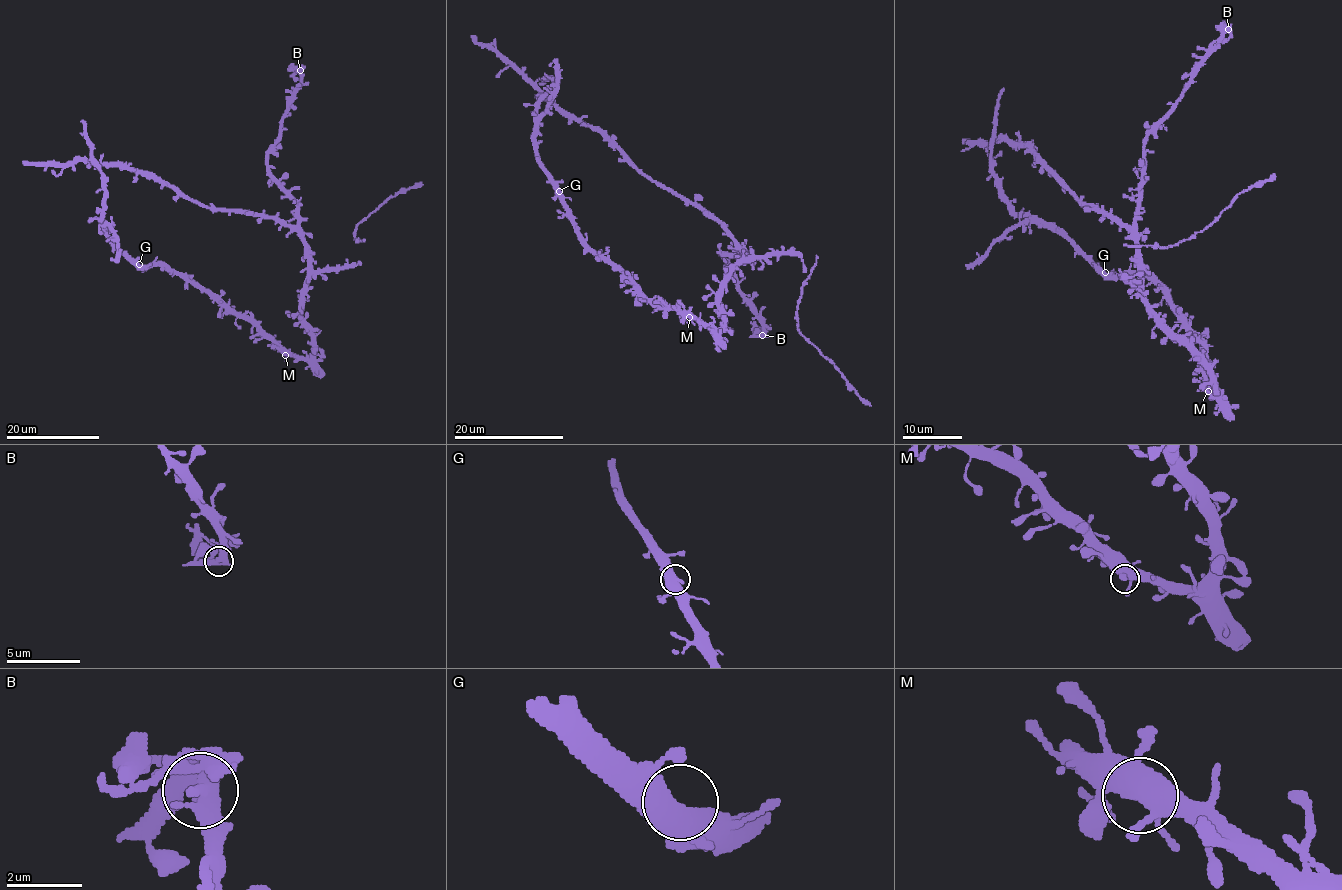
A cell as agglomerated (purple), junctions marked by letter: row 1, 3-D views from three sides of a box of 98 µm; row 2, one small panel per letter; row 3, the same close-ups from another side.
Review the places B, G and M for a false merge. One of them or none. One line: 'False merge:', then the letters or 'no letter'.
False merge: B

